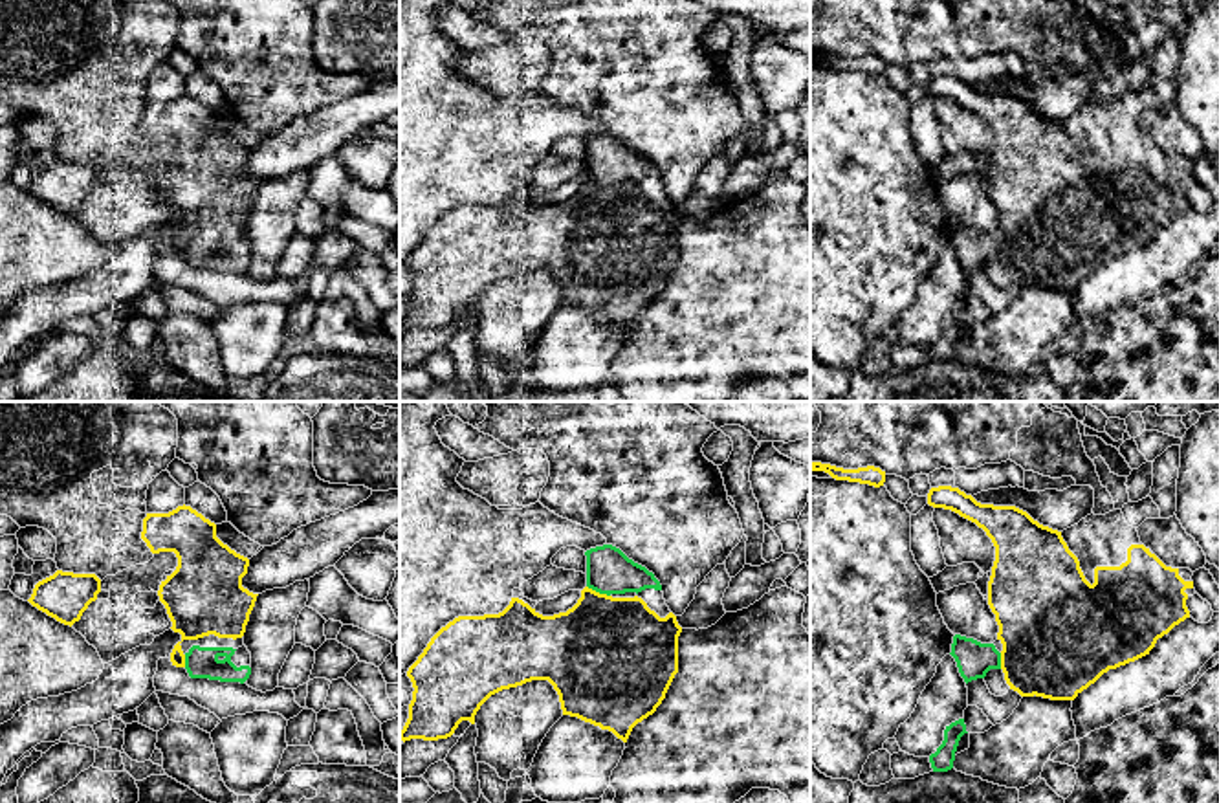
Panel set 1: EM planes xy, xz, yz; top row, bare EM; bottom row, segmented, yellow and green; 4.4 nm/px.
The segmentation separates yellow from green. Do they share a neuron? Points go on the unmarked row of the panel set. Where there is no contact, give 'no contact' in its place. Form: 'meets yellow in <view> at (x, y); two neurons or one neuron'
meets yellow in xz at (598, 182); one neuron

